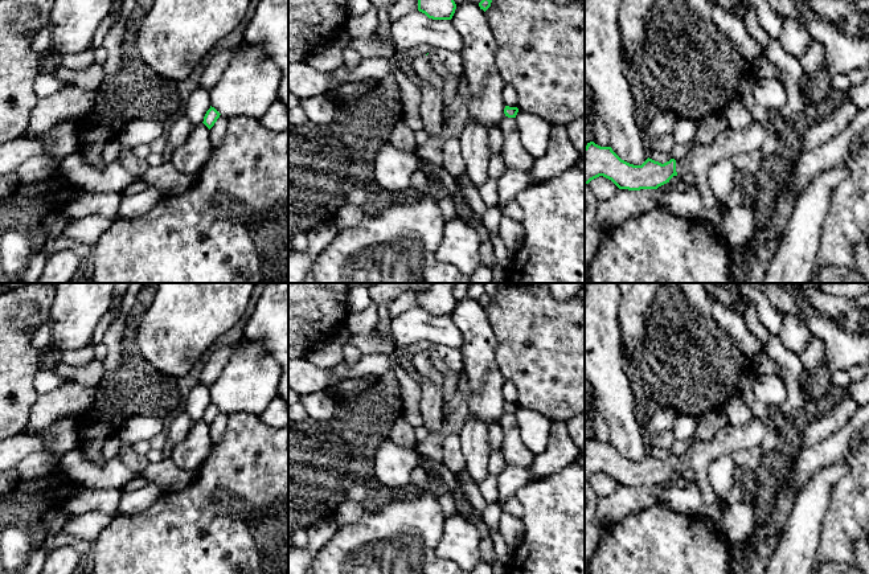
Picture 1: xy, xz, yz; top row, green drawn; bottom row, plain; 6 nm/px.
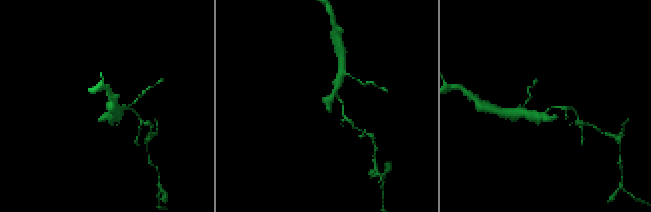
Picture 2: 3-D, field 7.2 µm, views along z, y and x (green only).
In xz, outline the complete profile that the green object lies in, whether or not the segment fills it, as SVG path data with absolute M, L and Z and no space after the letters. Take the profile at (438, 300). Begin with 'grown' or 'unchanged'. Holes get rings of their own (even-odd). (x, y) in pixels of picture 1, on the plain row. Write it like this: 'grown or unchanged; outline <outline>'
unchanged; outline M433 283L429 290L418 292L418 307L433 316L451 316L456 306L454 284Z

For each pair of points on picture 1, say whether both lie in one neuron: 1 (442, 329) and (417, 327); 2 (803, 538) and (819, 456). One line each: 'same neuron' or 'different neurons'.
1: same neuron
2: different neurons

